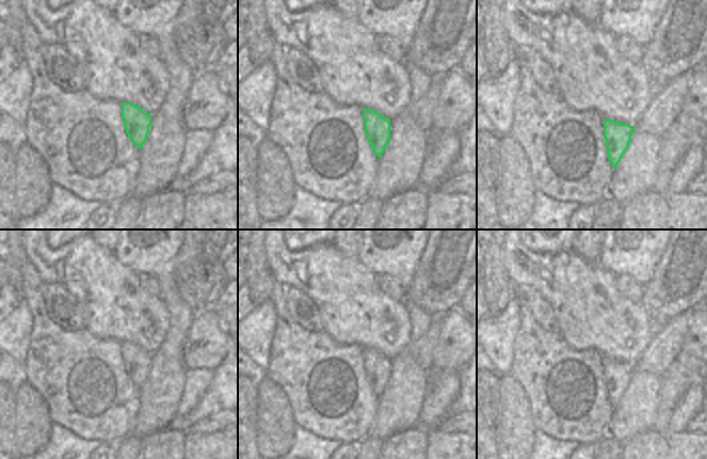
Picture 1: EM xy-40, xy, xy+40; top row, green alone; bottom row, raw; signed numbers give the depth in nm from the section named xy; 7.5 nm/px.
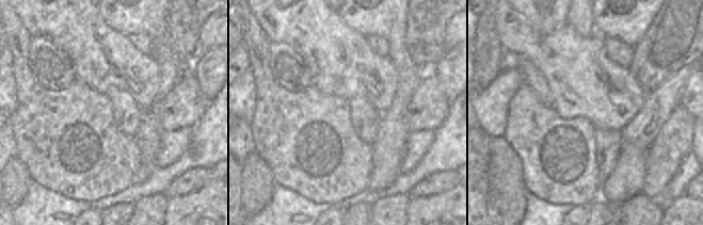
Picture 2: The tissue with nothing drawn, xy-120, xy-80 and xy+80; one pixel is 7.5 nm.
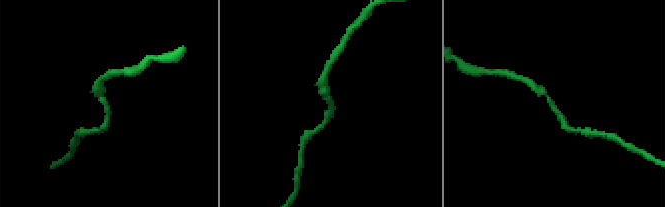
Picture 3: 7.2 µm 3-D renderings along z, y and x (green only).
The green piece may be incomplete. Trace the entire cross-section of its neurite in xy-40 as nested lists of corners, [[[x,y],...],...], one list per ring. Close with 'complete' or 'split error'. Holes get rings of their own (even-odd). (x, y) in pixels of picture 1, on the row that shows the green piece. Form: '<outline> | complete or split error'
[[[122,102],[122,118],[126,133],[141,149],[149,133],[151,115],[131,102]]] | complete

